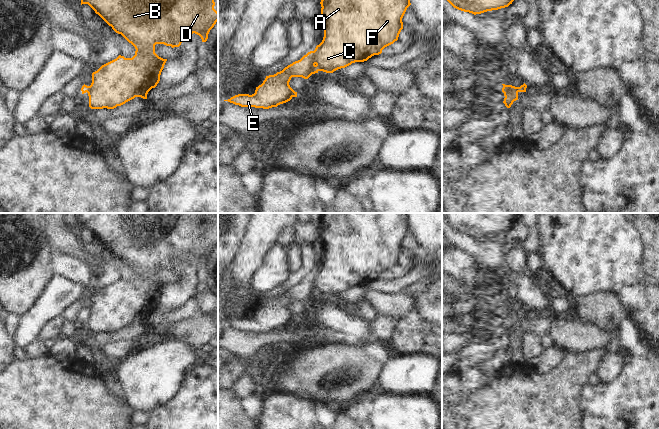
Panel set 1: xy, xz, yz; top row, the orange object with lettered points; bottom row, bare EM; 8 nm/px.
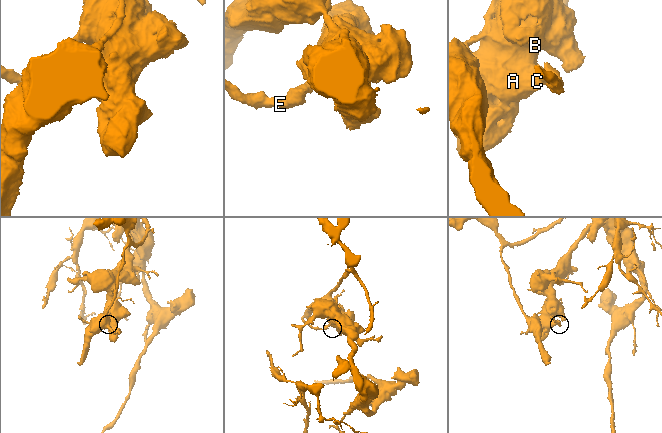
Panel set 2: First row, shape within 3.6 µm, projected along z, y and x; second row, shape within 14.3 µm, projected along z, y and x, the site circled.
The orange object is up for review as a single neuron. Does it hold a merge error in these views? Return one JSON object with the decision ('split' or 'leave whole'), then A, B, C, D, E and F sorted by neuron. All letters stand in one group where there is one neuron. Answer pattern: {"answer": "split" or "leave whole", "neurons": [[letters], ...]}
{"answer": "split", "neurons": [["A", "B", "C", "D", "F"], ["E"]]}

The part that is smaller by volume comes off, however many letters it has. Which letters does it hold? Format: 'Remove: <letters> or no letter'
Remove: E

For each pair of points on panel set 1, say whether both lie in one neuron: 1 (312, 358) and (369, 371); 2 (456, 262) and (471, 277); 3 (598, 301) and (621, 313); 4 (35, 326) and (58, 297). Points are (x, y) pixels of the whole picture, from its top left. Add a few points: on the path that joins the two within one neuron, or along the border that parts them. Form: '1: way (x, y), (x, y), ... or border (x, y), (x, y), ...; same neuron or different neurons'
1: way (326, 365), (351, 365), (355, 368); same neuron
2: way (460, 266), (467, 273); same neuron
3: way (604, 307), (610, 313), (615, 313); same neuron
4: way (37, 319), (52, 304); same neuron

